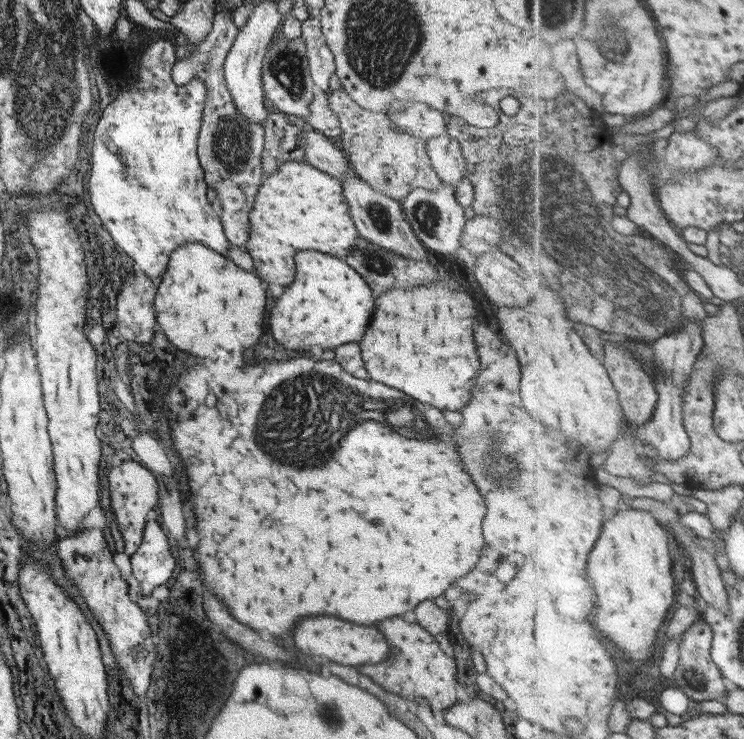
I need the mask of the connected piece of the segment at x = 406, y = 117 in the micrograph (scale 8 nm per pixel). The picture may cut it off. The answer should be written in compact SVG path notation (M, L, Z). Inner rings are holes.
M410 103L403 111L392 111L389 119L393 124L424 143L429 138L443 135L447 132L446 116L438 109L426 103Z

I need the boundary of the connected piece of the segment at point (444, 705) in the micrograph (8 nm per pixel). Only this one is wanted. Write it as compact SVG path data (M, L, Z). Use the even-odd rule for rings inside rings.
M401 616L378 621L375 626L385 636L390 646L391 656L388 664L391 667L386 669L386 664L380 664L376 666L376 674L374 674L374 666L370 666L370 672L368 672L368 664L360 665L362 674L372 678L386 691L393 692L404 699L414 702L424 699L432 710L444 711L458 702L456 689L454 689L454 684L457 682L456 660L448 657L440 649L432 634L418 623L408 622Z

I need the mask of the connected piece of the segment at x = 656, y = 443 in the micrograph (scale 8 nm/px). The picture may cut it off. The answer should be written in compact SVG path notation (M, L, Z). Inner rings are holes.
M692 318L682 332L674 332L655 342L655 362L661 364L659 374L662 382L661 385L657 384L660 400L652 422L638 430L638 440L643 445L650 445L656 449L661 460L677 460L688 456L692 450L691 435L684 424L685 394L696 363L705 349L705 343L704 326L697 318Z

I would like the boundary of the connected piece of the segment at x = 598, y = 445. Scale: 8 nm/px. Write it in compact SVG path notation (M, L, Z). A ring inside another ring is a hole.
M548 288L544 298L536 296L524 308L498 308L496 318L502 320L498 322L502 324L502 338L508 340L519 359L519 395L528 416L536 423L544 419L550 428L554 426L570 438L580 440L590 454L610 452L609 459L628 429L625 408L605 361L592 354L576 330L576 322L570 320L560 292Z

